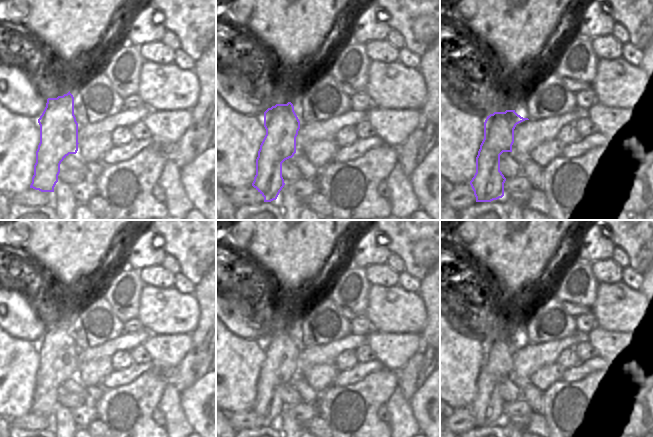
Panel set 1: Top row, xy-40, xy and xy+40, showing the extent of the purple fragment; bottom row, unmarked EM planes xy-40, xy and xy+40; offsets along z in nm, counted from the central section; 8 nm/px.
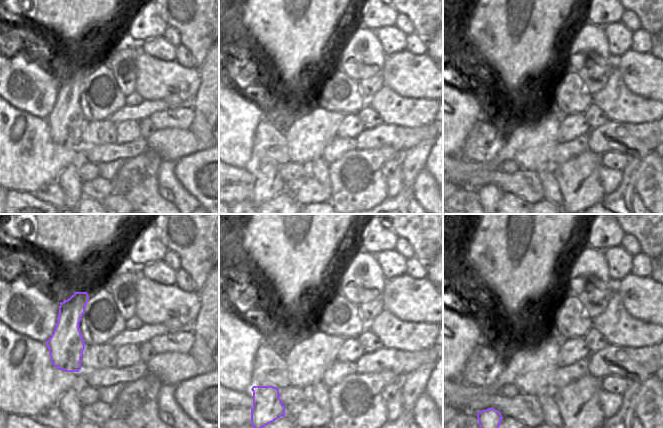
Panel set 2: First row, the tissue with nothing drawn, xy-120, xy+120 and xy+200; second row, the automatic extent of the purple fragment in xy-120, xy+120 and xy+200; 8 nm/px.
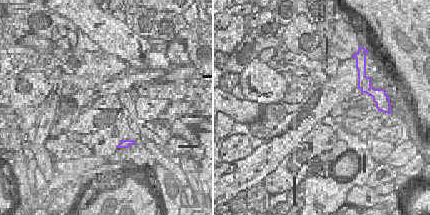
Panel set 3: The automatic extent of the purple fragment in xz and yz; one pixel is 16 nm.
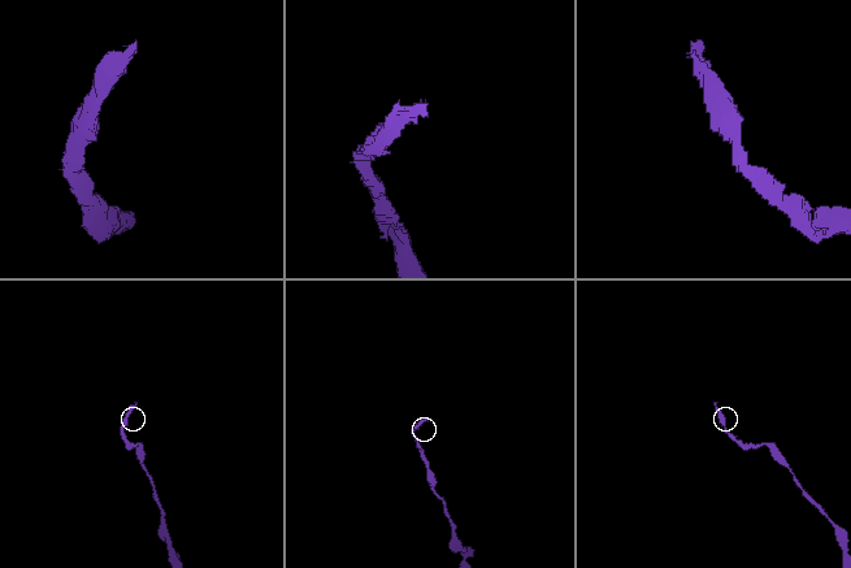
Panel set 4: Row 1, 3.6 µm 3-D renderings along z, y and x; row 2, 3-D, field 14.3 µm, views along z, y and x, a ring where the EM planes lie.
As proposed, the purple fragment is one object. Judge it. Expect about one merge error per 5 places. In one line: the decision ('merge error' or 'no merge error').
no merge error

